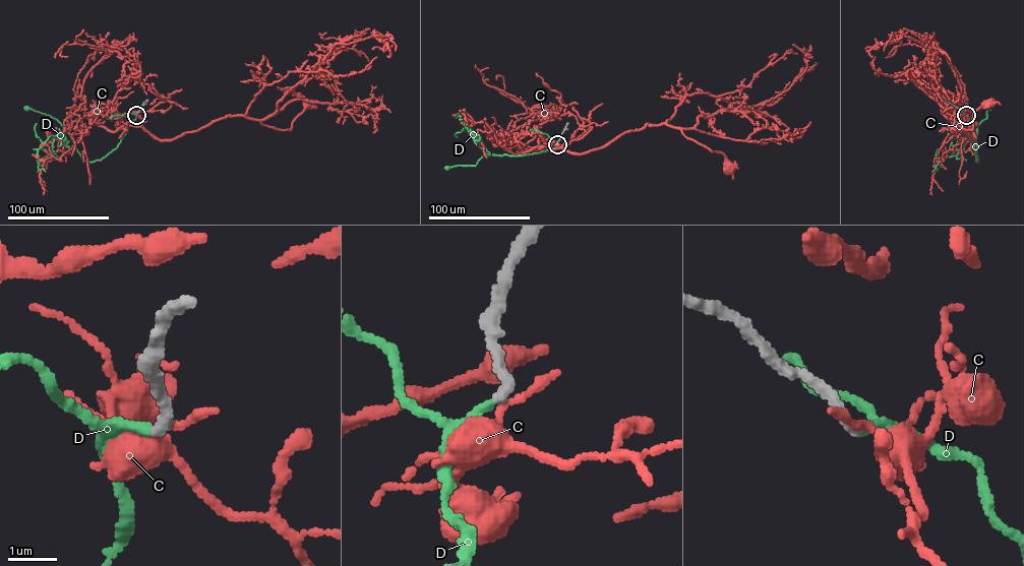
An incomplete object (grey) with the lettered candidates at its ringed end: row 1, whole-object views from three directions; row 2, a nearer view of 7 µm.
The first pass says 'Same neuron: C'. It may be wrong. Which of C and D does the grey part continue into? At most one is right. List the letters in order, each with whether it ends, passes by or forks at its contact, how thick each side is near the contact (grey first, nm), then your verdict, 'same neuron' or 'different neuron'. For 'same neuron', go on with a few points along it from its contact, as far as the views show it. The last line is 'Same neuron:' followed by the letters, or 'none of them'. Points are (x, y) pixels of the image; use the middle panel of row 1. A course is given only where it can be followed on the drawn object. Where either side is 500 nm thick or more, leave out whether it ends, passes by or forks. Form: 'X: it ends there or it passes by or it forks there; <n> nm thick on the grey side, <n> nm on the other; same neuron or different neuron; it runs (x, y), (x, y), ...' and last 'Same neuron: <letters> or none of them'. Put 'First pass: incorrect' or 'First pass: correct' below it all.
C: it ends there; 240 nm thick on the grey side, 320 nm on the other; different neuron
D: it passes by; 240 nm thick on the grey side, 130 nm on the other; same neuron; it runs (557, 144), (554, 149), (541, 152), (484, 155), (475, 166), (446, 167)
Same neuron: D
First pass: incorrect

